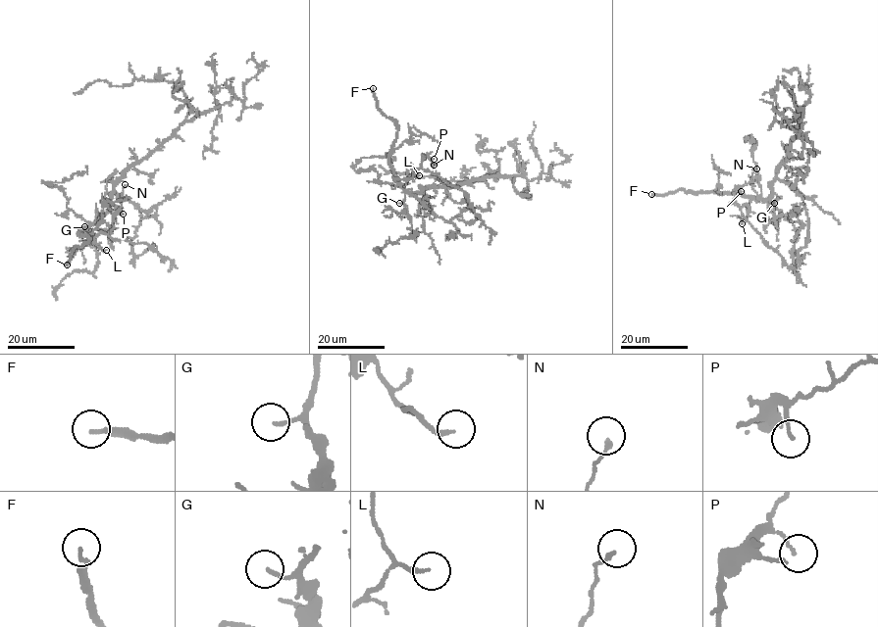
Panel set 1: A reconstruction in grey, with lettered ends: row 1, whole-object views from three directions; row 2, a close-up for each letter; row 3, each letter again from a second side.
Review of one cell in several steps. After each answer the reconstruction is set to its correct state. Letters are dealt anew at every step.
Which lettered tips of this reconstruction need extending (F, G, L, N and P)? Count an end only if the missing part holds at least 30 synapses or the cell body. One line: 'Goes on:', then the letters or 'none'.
Goes on: F, L

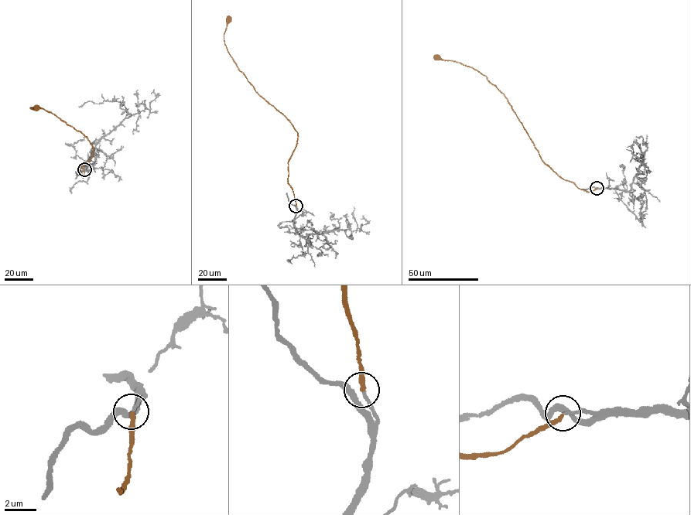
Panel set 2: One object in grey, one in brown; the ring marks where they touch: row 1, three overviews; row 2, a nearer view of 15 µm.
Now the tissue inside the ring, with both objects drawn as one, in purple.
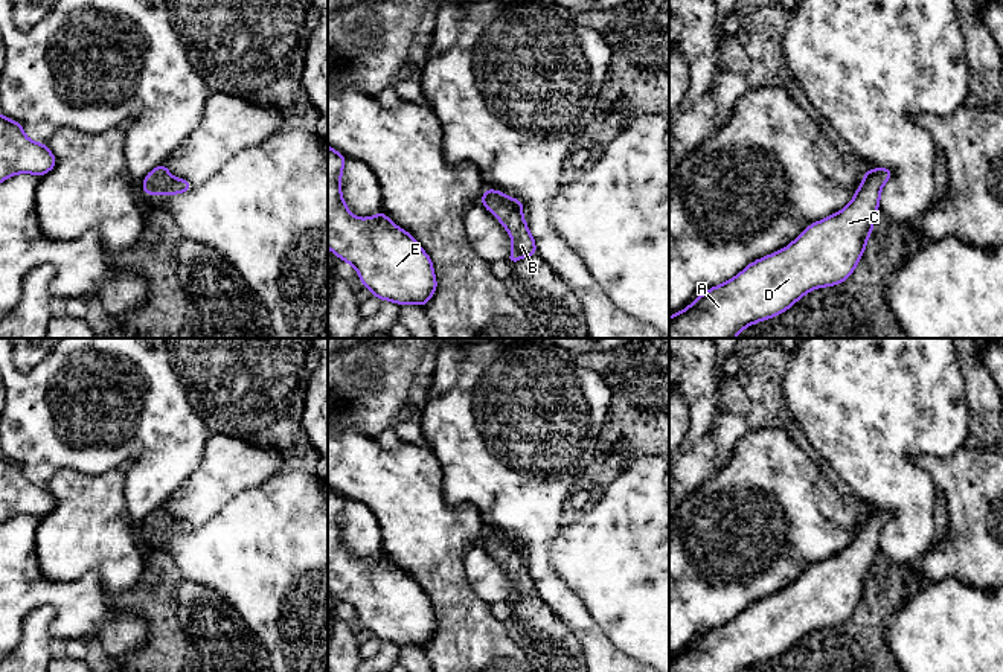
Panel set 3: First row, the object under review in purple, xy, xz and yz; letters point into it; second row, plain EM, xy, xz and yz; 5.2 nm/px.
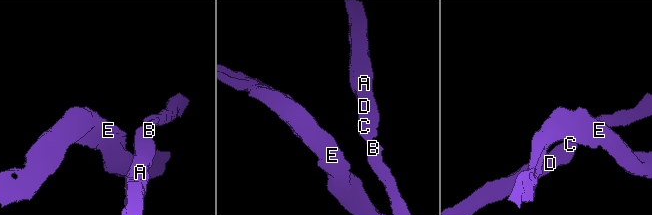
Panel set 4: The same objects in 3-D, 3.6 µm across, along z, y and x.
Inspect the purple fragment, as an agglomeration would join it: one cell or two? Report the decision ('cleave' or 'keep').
keep

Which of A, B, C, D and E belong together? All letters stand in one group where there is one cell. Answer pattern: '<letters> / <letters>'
A B C D E

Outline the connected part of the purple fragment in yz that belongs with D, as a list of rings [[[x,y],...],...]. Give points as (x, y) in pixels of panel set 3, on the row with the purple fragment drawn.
[[[889,168],[867,169],[852,201],[837,213],[808,226],[790,245],[773,254],[748,264],[733,279],[701,293],[686,309],[669,317],[669,338],[736,338],[742,329],[765,318],[773,318],[791,308],[799,299],[816,288],[844,282],[860,262],[872,235],[880,195],[887,180],[893,177]]]

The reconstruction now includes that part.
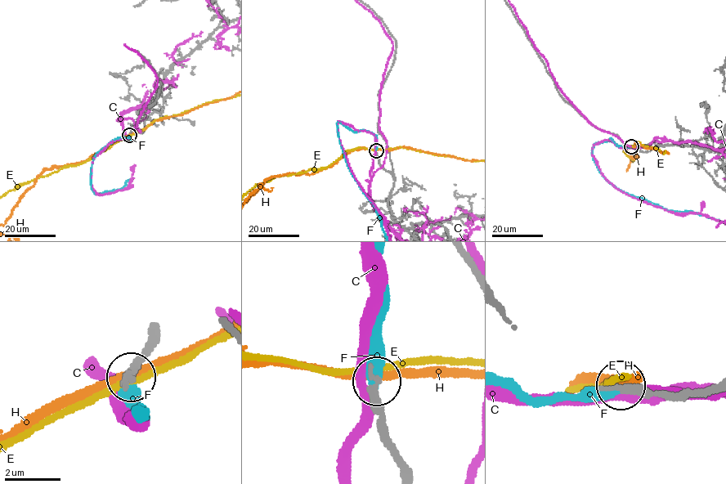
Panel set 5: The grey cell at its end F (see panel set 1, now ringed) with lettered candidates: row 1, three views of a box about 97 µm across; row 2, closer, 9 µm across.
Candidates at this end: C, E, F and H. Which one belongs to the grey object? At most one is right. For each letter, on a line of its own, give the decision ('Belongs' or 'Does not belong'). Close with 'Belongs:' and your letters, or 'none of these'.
C: Does not belong
E: Does not belong
F: Belongs
H: Does not belong
Belongs: F

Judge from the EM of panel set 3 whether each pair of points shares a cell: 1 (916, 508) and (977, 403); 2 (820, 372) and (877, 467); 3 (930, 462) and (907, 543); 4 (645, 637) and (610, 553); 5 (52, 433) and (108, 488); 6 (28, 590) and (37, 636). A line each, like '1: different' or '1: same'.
1: different
2: same
3: different
4: same
5: different
6: different

